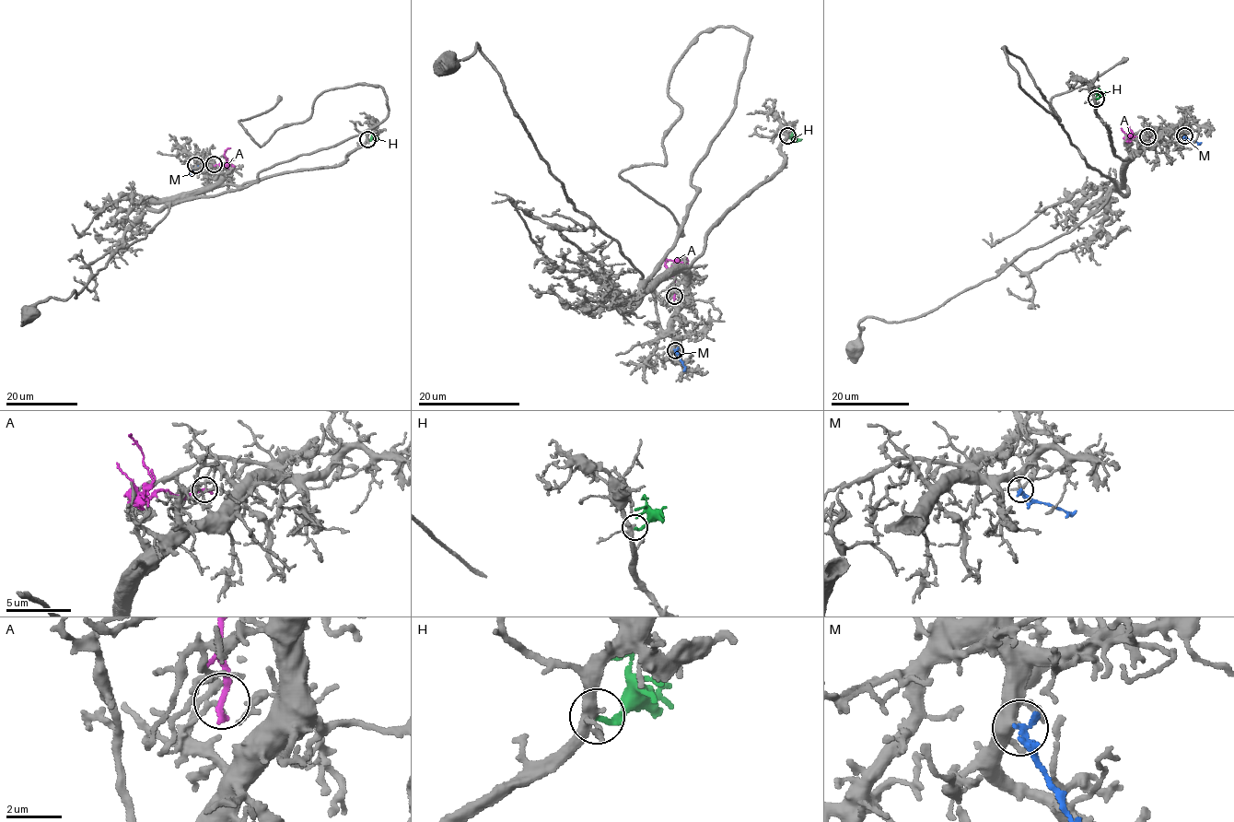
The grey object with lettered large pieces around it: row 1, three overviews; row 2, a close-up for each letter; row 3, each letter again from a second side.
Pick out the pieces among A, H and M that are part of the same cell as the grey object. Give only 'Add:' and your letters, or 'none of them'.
Add: M

